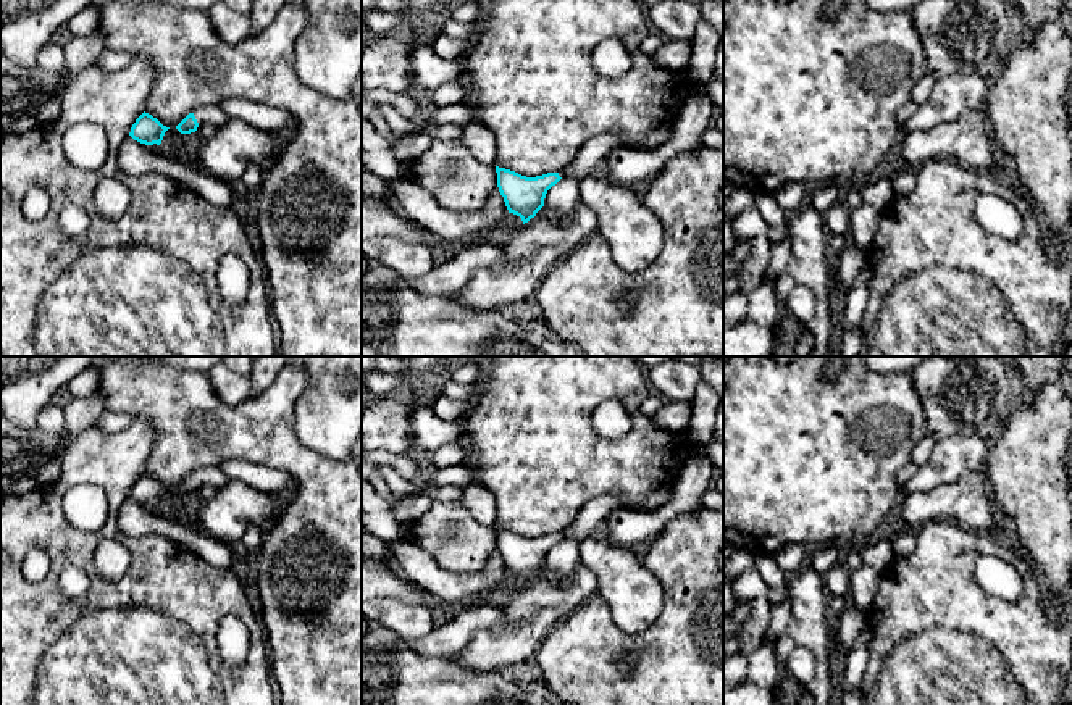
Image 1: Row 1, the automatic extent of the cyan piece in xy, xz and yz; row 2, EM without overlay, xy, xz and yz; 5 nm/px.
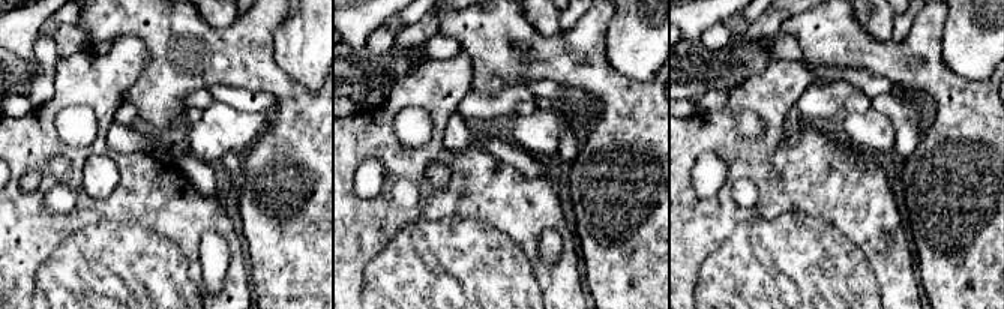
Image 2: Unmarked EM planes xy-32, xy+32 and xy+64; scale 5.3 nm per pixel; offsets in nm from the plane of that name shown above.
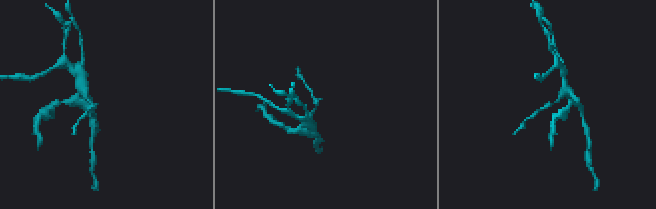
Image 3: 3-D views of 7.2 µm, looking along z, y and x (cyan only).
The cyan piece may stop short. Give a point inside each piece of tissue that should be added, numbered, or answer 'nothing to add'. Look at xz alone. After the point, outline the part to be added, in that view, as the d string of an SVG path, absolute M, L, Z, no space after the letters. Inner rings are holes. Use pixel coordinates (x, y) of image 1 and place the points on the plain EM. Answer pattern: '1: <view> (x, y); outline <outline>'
1: xz (594, 512); outline M610 492L588 502L576 519L562 532L559 537L572 539L581 544L591 534L591 531L602 523L613 510L623 508L622 499L618 494Z

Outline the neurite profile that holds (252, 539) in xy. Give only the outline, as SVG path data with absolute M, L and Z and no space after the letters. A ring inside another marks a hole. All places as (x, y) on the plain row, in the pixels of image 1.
M250 526L242 536L239 547L253 558L258 553L262 544L263 531L257 526Z

